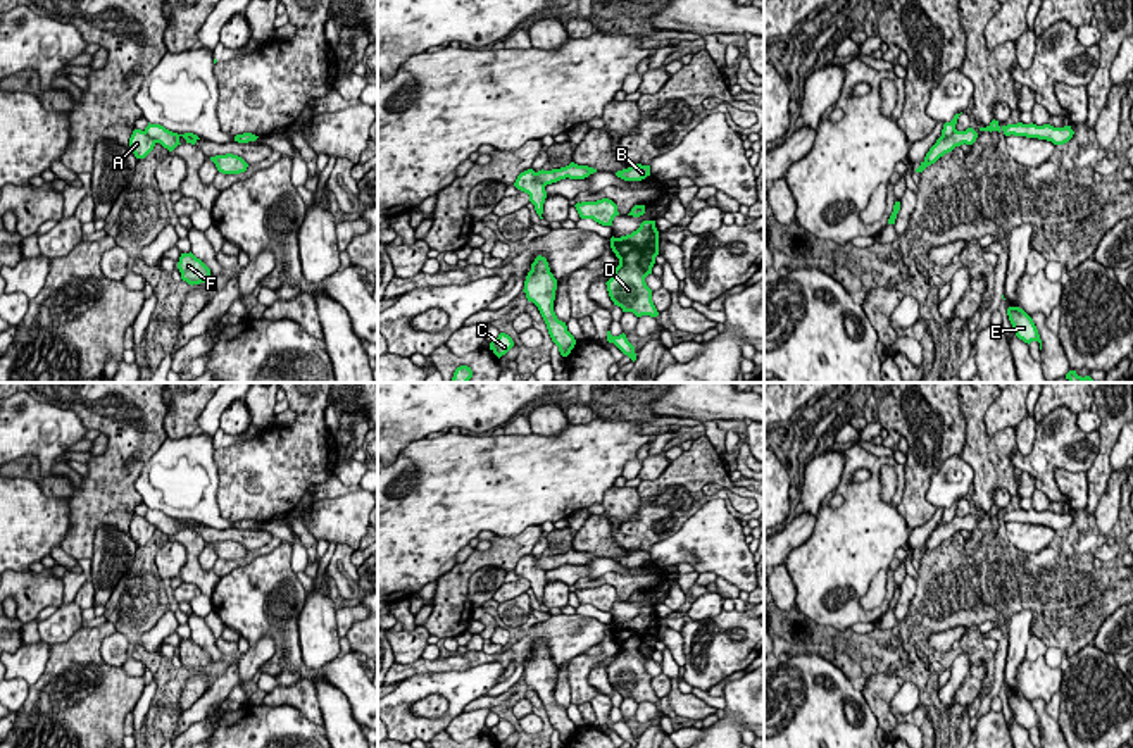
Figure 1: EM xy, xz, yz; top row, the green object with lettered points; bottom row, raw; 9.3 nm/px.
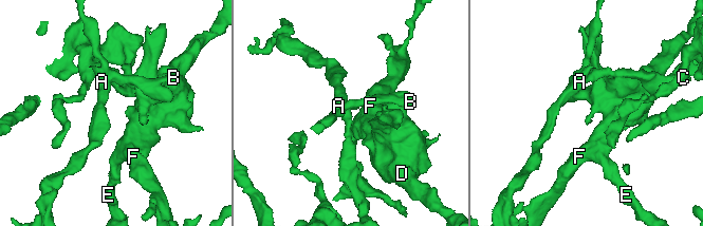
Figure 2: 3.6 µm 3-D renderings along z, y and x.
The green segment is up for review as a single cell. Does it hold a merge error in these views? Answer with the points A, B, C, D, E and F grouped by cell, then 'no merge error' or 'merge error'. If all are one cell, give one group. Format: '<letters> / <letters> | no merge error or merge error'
A C / B D E F | merge error

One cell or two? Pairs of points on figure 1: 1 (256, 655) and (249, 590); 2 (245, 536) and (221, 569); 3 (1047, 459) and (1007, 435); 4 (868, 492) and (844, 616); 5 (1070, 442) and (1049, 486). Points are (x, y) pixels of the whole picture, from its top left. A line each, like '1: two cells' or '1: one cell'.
1: two cells
2: two cells
3: two cells
4: one cell
5: one cell

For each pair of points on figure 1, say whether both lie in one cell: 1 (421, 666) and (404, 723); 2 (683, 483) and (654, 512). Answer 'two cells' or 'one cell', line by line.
1: two cells
2: one cell

